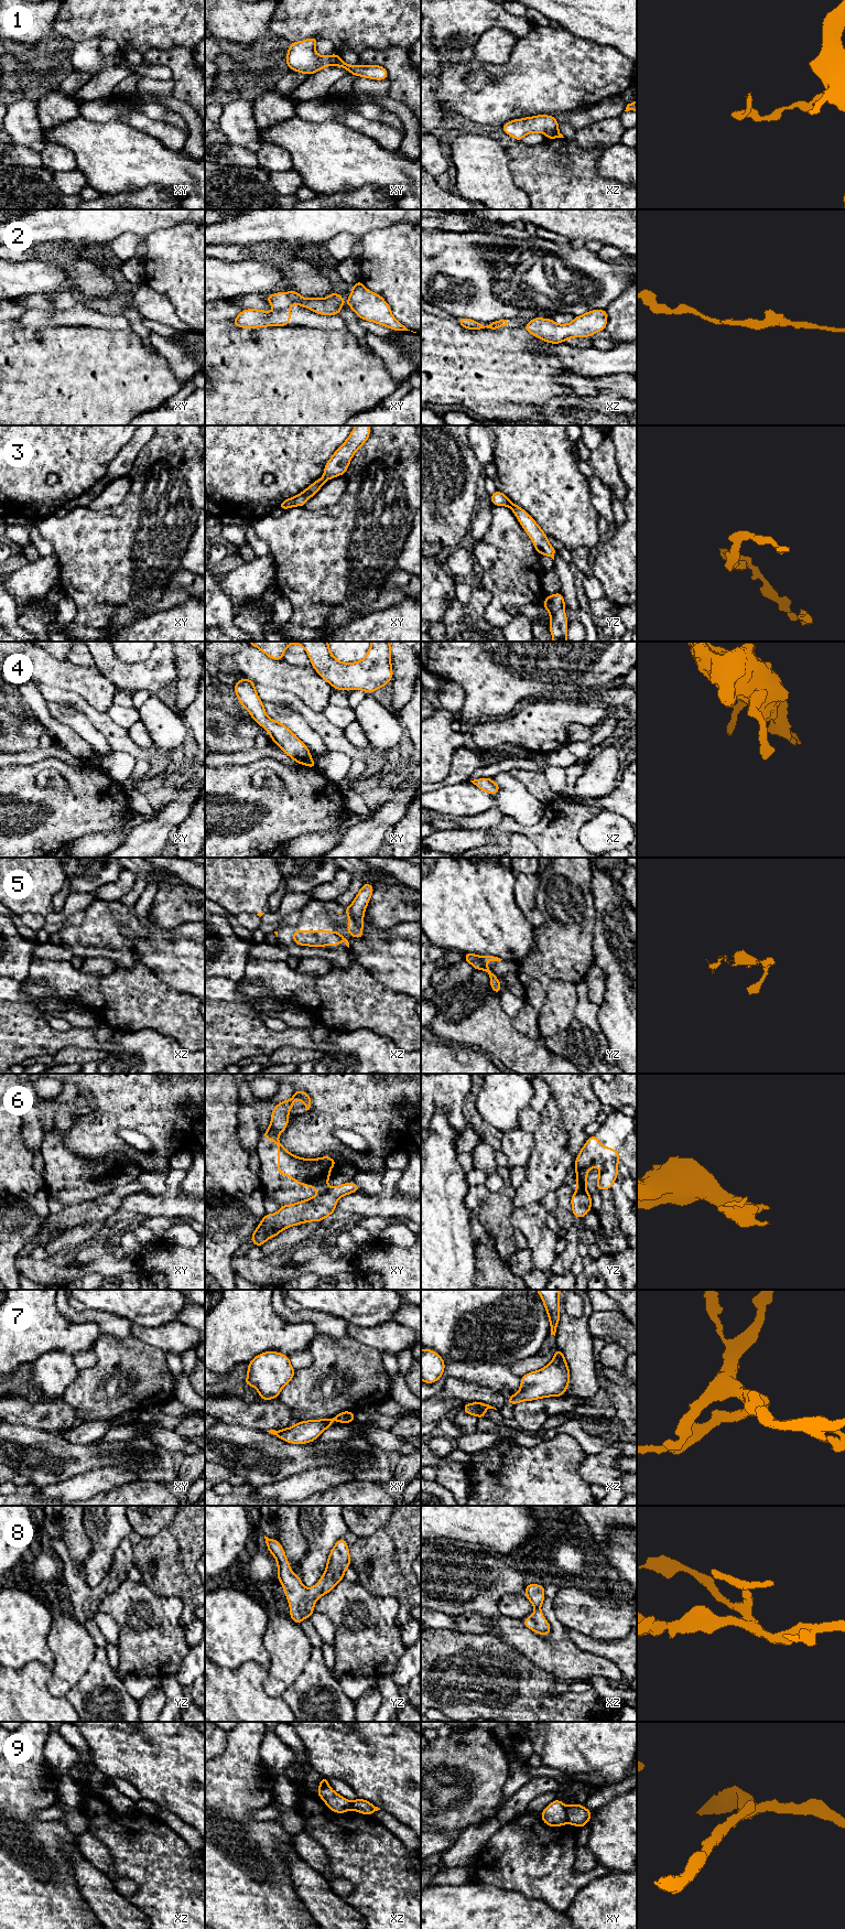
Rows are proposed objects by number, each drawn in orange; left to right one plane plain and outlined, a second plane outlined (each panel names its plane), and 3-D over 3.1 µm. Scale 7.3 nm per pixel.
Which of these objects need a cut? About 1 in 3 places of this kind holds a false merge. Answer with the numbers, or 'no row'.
1, 2, 5, 6, 9

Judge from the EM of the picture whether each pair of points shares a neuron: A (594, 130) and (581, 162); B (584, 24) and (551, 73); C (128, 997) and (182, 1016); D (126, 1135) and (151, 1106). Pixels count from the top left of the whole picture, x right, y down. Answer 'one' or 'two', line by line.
A: two
B: two
C: one
D: two

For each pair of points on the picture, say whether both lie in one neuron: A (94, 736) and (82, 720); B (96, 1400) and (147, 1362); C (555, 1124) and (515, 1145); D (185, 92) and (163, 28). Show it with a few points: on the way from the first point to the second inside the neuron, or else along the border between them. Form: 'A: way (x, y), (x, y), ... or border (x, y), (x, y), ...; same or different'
A: way (89, 732), (82, 724); same
B: way (108, 1389), (115, 1386), (128, 1372), (134, 1372); same
C: border (533, 1134), (534, 1148), (528, 1161); different
D: border (191, 49), (174, 46), (149, 49), (145, 52); different

